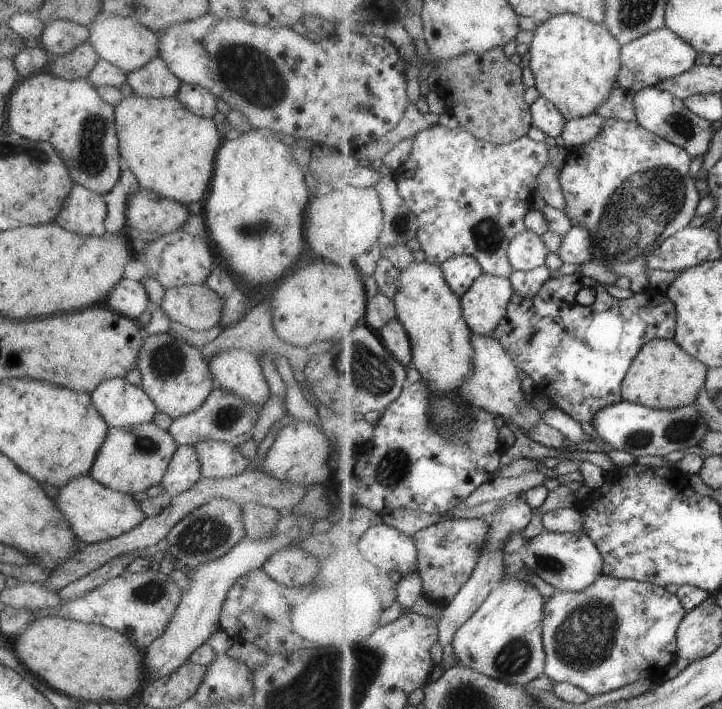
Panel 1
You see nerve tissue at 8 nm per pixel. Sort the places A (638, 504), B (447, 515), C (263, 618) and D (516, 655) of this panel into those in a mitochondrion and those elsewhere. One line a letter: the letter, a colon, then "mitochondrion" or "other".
A: other
B: other
C: mitochondrion
D: mitochondrion

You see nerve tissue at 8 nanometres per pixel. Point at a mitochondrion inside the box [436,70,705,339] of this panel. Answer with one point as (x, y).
(636, 214)

